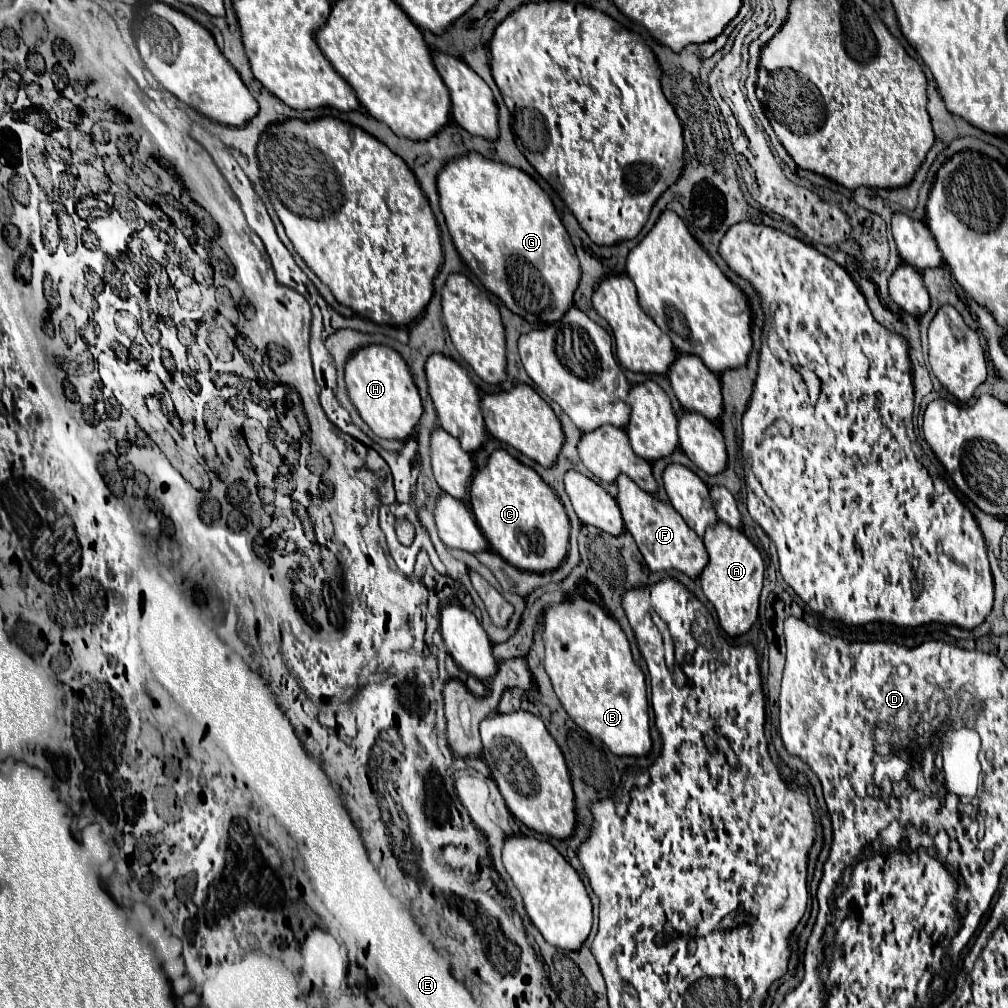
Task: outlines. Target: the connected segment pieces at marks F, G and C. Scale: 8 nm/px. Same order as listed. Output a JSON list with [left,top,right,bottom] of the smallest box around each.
[[616,475,708,579],[438,151,580,323],[470,449,570,573]]

